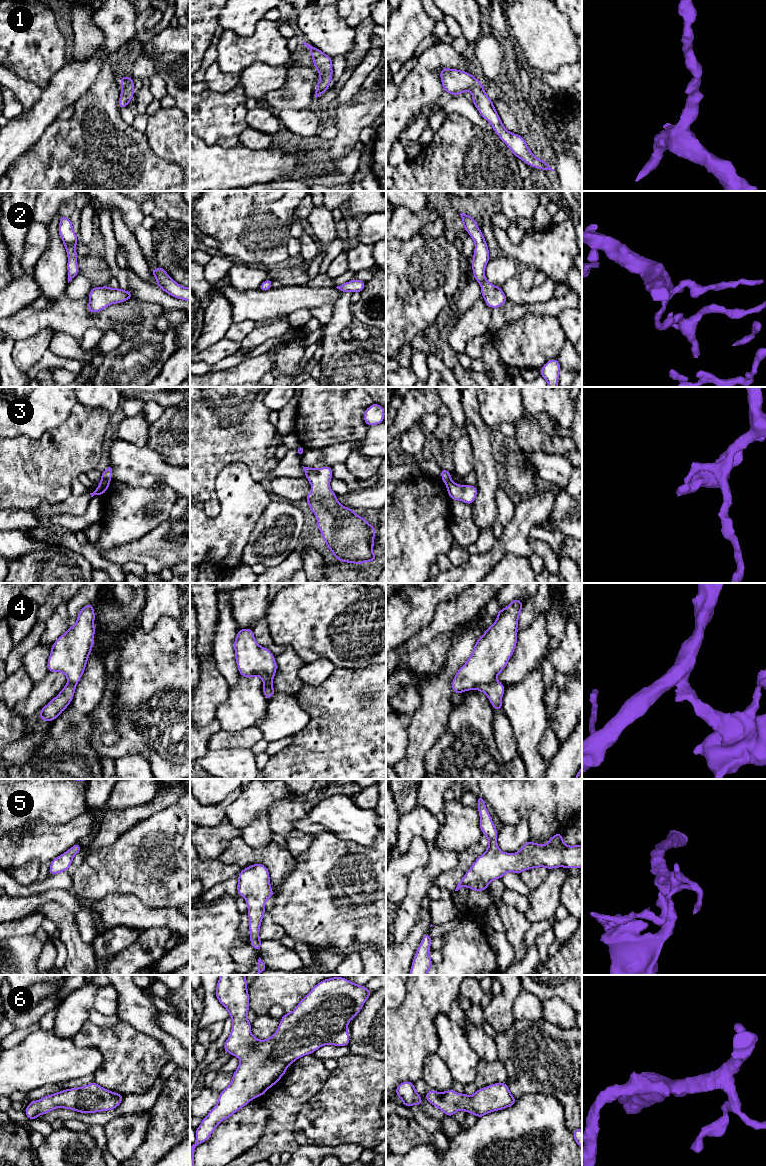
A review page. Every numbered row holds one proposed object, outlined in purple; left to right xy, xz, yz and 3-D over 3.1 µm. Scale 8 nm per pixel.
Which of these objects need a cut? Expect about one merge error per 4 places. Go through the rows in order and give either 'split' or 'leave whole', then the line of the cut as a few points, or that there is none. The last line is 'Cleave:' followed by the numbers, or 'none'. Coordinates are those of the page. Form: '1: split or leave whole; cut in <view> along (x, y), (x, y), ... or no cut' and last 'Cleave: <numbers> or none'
1: leave whole; no cut
2: leave whole; no cut
3: split; cut in xy along (101, 481), (108, 482)
4: split; cut in yz along (496, 680), (490, 683), (478, 684), (474, 688)
5: leave whole; no cut
6: leave whole; no cut
Cleave: 3, 4

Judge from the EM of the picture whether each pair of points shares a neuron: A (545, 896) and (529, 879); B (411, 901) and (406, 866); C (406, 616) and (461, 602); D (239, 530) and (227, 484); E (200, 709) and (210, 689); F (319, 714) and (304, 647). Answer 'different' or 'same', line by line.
A: different
B: different
C: different
D: same
E: same
F: different

